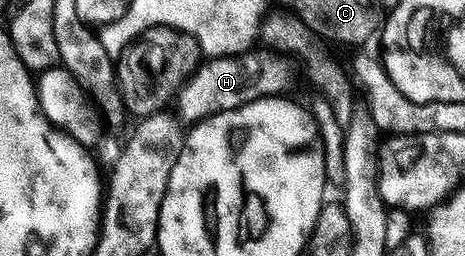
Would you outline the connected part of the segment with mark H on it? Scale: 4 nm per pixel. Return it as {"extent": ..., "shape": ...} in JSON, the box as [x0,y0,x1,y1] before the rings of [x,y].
{"extent":[175,48,293,124],"shape":[[[254,48],[231,58],[209,58],[202,61],[175,95],[176,117],[182,123],[196,124],[219,112],[227,112],[231,108],[253,102],[256,98],[282,95],[285,92],[283,90],[293,82],[293,70],[288,60],[288,57],[280,53]]]}

